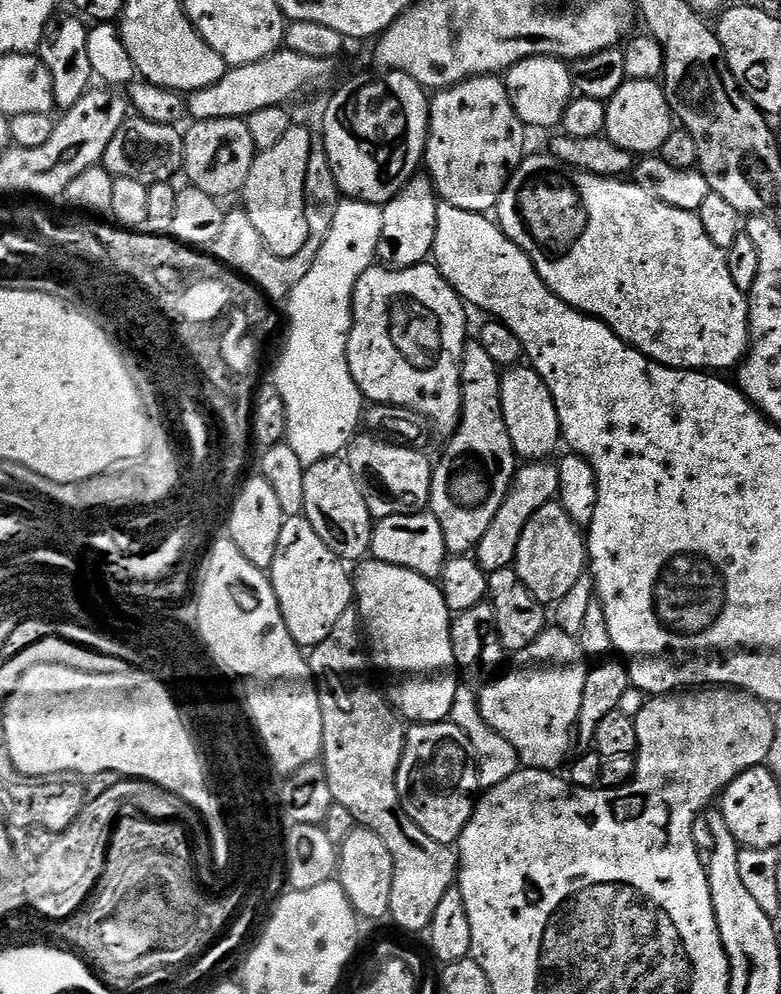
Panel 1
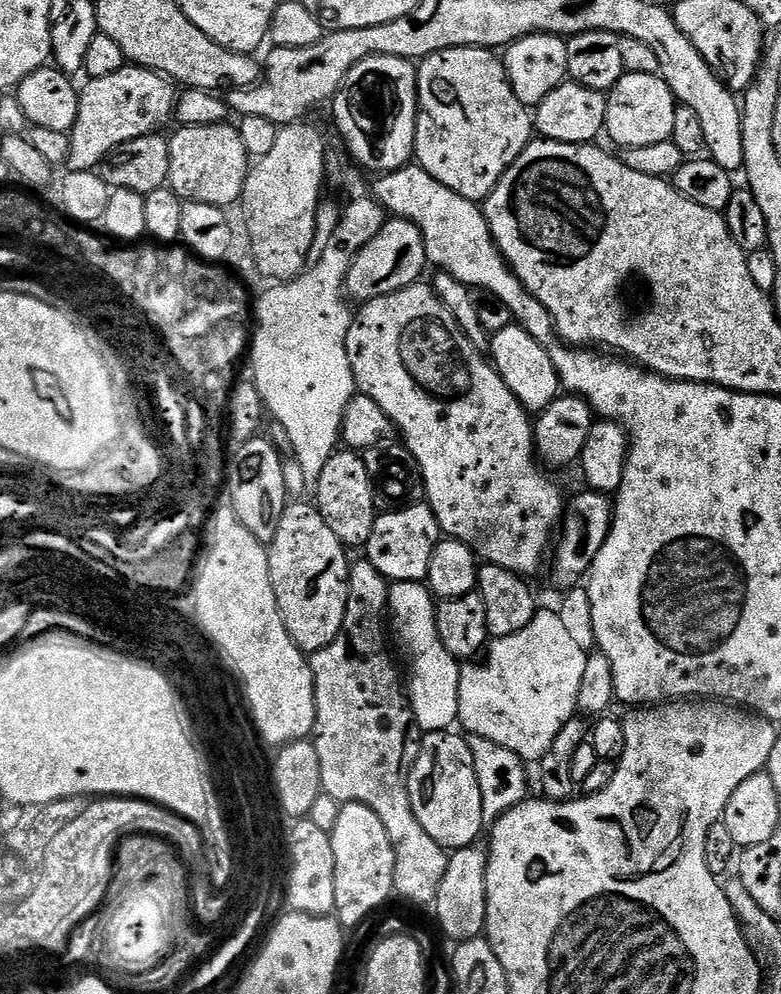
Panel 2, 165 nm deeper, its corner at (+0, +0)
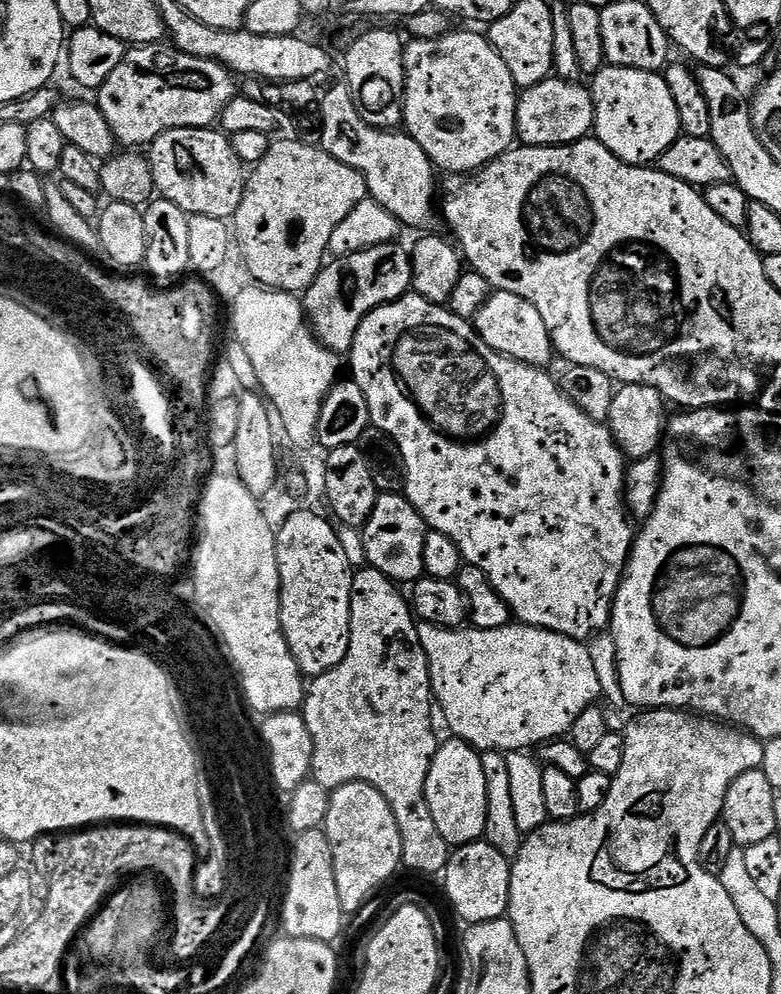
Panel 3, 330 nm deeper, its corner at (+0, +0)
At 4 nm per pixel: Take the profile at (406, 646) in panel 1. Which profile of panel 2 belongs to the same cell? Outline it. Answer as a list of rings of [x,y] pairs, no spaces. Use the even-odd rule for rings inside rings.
[[[393,583],[389,587],[390,628],[394,636],[396,631],[397,638],[404,643],[412,659],[412,677],[409,680],[407,677],[406,695],[412,705],[416,724],[424,734],[451,729],[458,720],[458,682],[462,664],[452,657],[446,646],[442,646],[442,638],[438,638],[436,606],[437,601],[423,583]]]

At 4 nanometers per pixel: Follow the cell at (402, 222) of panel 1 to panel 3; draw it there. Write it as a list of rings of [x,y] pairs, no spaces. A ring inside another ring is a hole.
[[[400,242],[374,246],[349,256],[337,256],[325,263],[312,285],[303,293],[304,314],[312,335],[321,344],[337,354],[348,354],[352,350],[354,334],[358,334],[358,326],[362,326],[362,318],[378,306],[409,295],[411,287],[411,251],[403,248]]]

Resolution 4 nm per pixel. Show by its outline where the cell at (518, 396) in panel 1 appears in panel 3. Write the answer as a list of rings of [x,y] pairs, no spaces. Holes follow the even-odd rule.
[[[493,291],[486,306],[478,310],[474,327],[486,346],[523,364],[547,369],[552,356],[554,357],[552,339],[546,330],[546,322],[542,322],[542,314],[538,314],[538,310],[534,310],[534,306],[526,302],[526,298],[518,298],[518,294]]]

